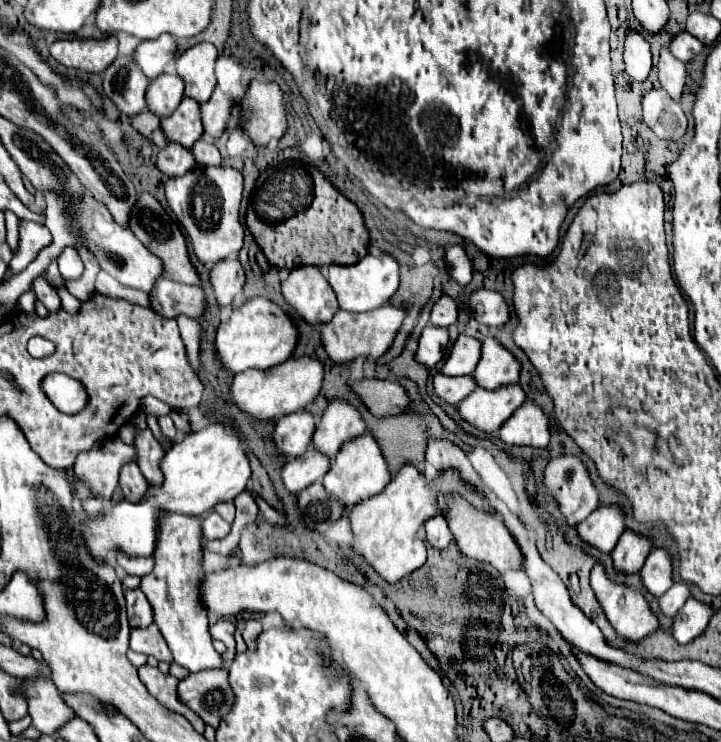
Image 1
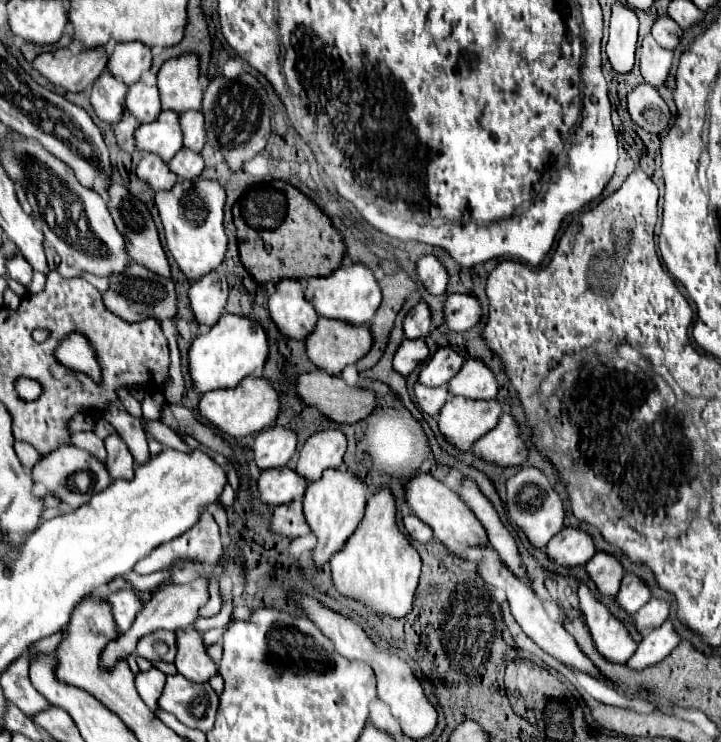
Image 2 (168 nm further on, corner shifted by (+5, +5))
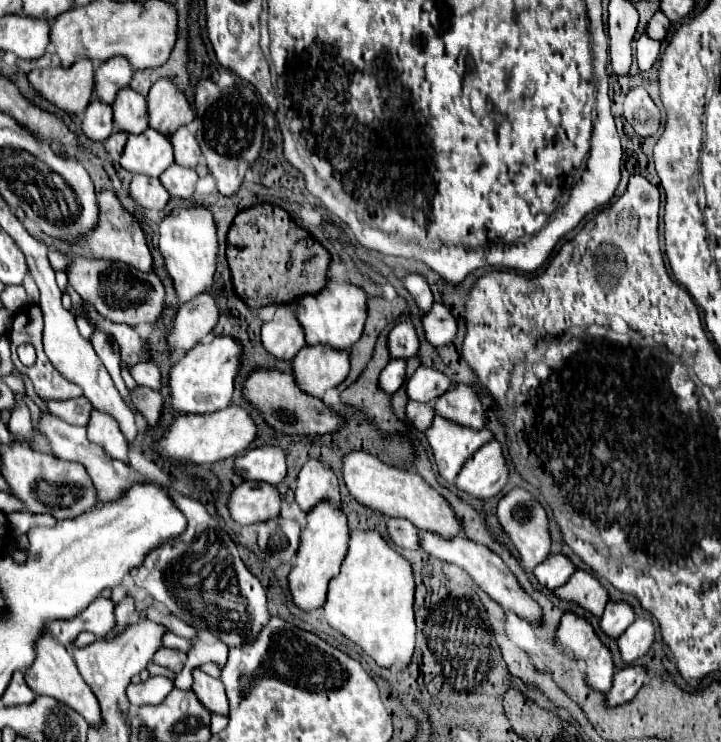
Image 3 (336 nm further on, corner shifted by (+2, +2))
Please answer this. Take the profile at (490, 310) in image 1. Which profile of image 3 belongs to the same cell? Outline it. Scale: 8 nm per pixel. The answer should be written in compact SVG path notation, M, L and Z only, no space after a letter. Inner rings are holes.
M442 303L432 305L432 309L422 317L422 325L424 325L424 331L426 331L426 339L436 347L452 343L456 333L458 333L456 317Z

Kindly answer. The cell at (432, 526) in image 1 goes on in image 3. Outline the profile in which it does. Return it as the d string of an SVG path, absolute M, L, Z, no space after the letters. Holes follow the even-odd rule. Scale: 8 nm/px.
M388 519L388 533L394 545L412 551L420 549L420 531L414 523L406 519Z

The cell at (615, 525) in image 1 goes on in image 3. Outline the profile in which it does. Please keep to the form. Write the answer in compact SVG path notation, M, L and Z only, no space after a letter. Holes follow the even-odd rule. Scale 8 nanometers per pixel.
M554 553L554 555L548 555L548 559L534 569L534 575L540 585L548 589L558 589L570 579L570 575L576 569L578 569L576 563L568 559L564 553Z

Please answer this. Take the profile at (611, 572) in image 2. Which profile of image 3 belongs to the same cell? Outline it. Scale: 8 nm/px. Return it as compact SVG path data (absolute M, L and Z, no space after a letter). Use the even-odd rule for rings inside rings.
M578 569L568 579L566 585L556 589L556 595L580 603L584 609L592 611L598 617L604 613L604 607L610 599L606 587L600 585L600 581L590 571L584 571L584 569Z

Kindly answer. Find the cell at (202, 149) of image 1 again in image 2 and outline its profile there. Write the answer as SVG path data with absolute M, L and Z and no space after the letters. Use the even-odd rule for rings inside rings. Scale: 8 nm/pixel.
M181 148L167 166L169 166L169 170L173 174L177 174L177 178L193 180L193 178L197 178L203 172L205 162L203 162L203 158L199 154L191 152L187 148Z

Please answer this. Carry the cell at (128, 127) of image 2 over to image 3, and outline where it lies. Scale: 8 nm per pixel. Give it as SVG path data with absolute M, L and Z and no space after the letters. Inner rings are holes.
M114 131L114 133L104 141L104 147L106 147L106 151L110 153L112 161L120 161L120 157L122 157L122 153L124 153L126 139L128 139L128 135L126 135L124 131Z

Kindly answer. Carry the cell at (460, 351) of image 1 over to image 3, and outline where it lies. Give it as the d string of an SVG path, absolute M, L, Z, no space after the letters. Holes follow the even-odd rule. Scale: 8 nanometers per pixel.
M420 365L406 383L406 393L414 401L434 401L450 389L450 377L434 367Z

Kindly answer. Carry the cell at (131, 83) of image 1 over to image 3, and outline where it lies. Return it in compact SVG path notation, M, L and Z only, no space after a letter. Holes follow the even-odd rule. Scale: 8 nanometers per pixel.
M94 97L82 119L82 131L96 141L104 141L114 131L114 109L110 103Z

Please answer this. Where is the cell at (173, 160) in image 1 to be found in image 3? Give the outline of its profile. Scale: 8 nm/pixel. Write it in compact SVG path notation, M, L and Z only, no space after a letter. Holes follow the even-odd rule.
M142 173L134 175L130 183L130 195L144 209L164 209L170 199L170 193L166 193L160 179L152 179Z

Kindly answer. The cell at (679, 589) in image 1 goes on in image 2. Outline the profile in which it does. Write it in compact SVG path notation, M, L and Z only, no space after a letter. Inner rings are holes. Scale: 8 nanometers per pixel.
M651 598L639 612L633 616L633 624L639 634L643 634L645 628L657 628L667 620L669 614L669 602L665 600L655 600Z

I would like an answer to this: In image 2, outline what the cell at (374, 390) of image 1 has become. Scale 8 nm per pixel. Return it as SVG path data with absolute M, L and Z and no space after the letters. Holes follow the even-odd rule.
M315 370L309 374L299 374L295 382L297 396L303 400L305 406L319 410L323 416L337 424L355 424L369 416L375 408L375 394L371 390L361 390L361 388L351 388L347 386L341 378L329 376L323 370Z

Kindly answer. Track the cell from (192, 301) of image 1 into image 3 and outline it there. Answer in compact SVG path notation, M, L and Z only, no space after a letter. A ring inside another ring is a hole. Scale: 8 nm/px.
M76 257L66 273L70 285L78 291L78 295L84 301L90 301L98 309L98 313L116 323L126 323L132 327L140 323L156 323L164 313L166 291L156 273L142 273L126 263L86 257Z

